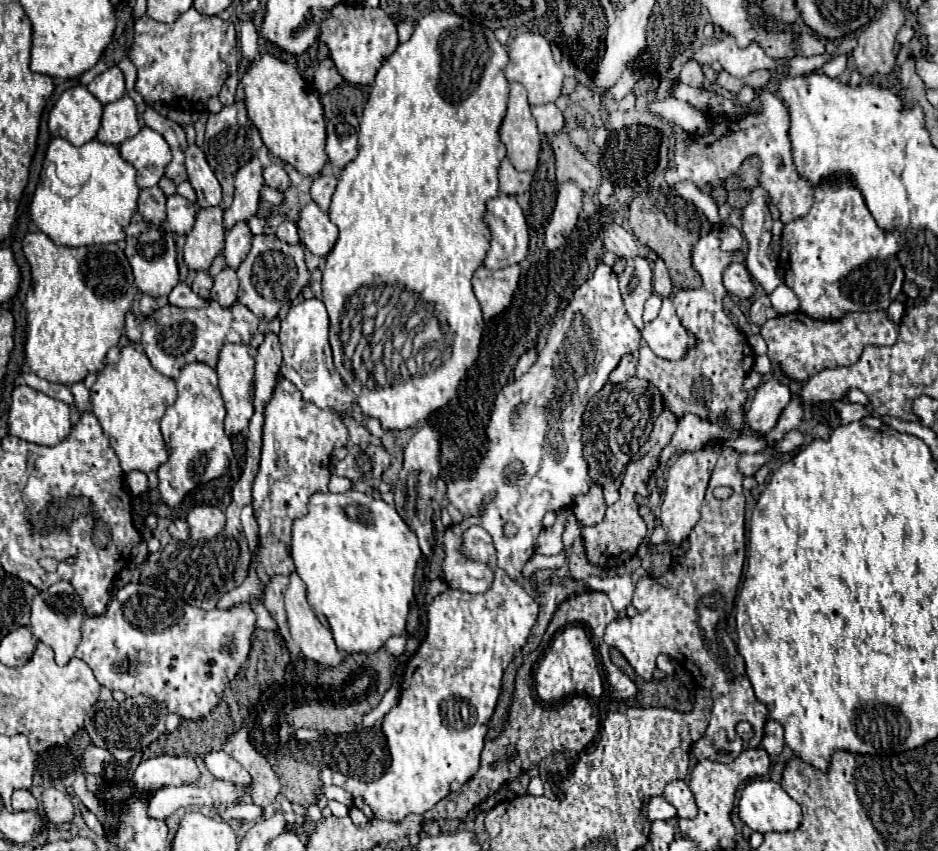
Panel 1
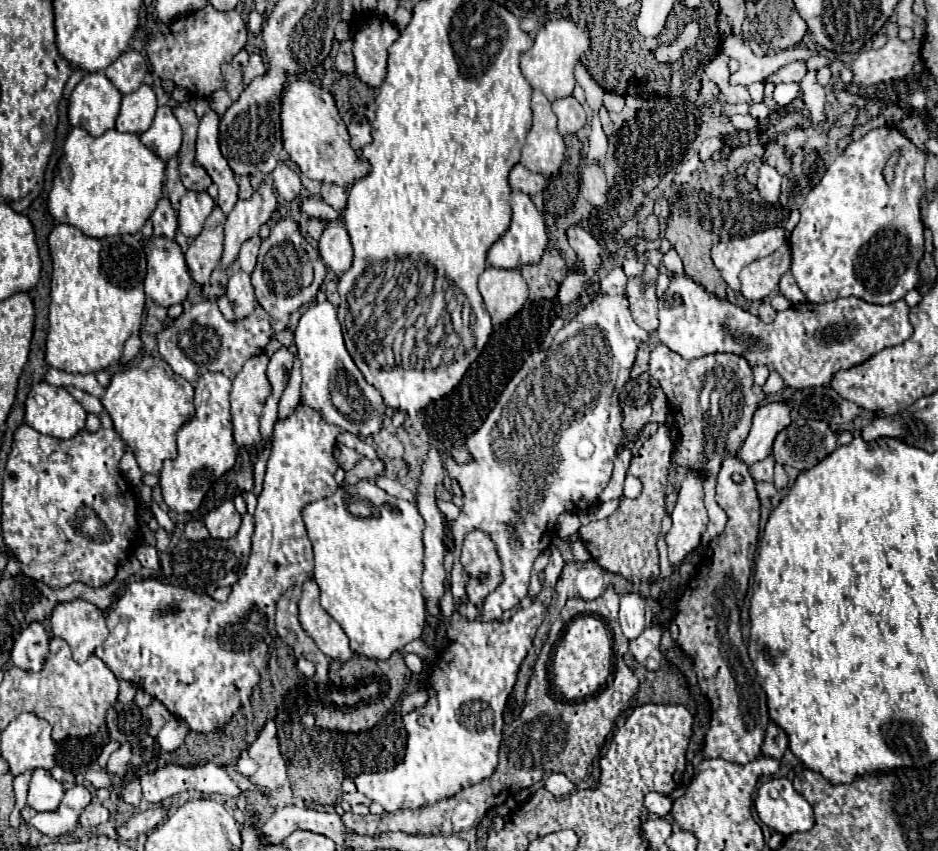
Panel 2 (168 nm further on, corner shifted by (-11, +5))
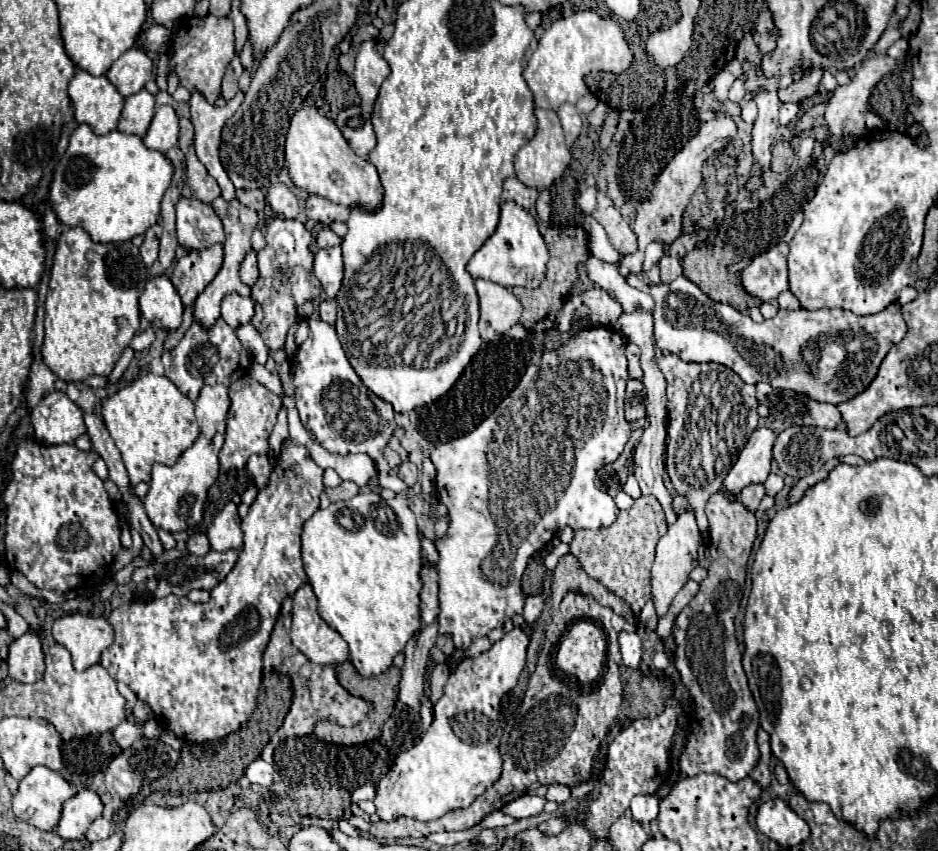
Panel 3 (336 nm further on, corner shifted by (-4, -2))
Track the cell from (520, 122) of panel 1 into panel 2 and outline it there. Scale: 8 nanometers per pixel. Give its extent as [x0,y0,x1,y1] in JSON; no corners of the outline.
[521,90,565,176]

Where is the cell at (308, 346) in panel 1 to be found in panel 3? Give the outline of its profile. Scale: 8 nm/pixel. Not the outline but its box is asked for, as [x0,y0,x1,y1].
[292,319,396,457]

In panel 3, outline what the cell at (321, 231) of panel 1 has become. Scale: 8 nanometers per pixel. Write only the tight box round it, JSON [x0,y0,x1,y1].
[314,247,342,299]

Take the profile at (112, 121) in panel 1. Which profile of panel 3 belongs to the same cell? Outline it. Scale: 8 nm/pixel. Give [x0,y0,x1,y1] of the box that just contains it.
[118,89,156,137]

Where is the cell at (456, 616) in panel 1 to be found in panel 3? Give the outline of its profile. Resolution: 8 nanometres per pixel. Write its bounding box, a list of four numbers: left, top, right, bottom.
[374,629,528,821]

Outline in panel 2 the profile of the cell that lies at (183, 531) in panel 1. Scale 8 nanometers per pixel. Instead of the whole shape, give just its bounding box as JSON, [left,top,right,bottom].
[185,520,209,540]

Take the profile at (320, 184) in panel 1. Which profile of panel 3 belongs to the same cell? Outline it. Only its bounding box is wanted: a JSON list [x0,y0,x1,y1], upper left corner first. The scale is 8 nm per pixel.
[306,195,348,225]

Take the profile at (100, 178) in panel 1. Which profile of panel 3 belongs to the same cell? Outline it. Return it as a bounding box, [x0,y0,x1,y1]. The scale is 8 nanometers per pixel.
[50,123,174,243]

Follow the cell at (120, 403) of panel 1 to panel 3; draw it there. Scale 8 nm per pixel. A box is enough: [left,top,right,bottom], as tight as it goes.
[102,373,200,487]

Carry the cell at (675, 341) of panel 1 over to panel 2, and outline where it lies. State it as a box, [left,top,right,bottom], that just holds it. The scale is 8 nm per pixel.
[657,276,913,390]

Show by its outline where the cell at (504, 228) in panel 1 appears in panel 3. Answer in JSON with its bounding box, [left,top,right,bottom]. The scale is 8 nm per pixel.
[466,201,550,287]

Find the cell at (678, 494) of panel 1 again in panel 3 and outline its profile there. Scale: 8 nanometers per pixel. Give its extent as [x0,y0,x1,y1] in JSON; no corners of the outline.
[652,513,700,617]

